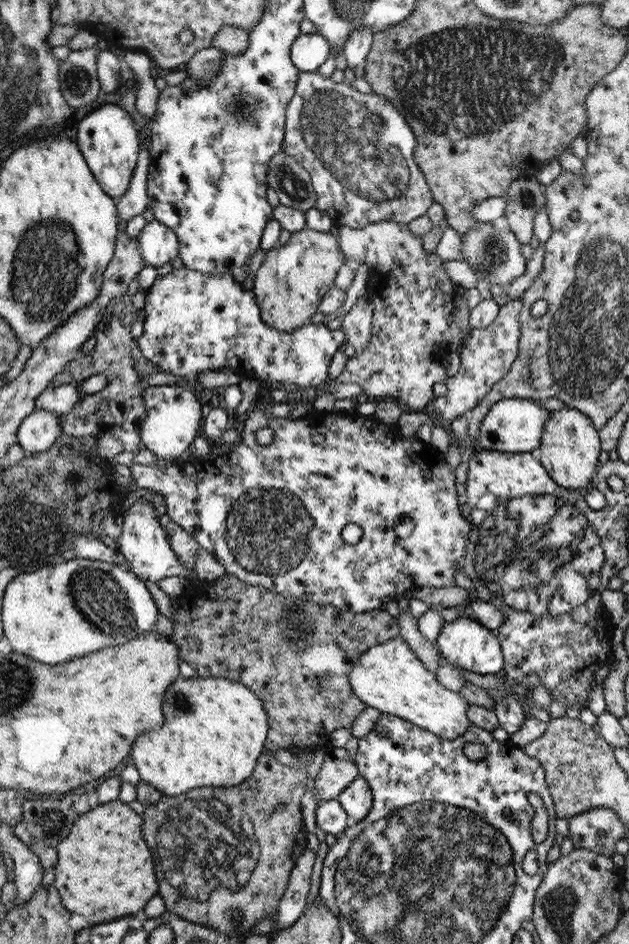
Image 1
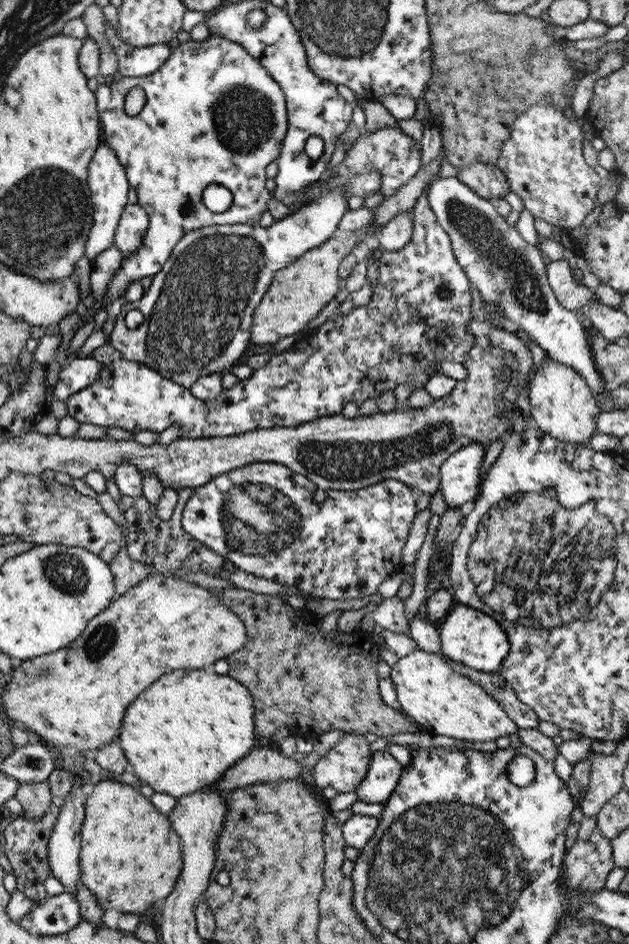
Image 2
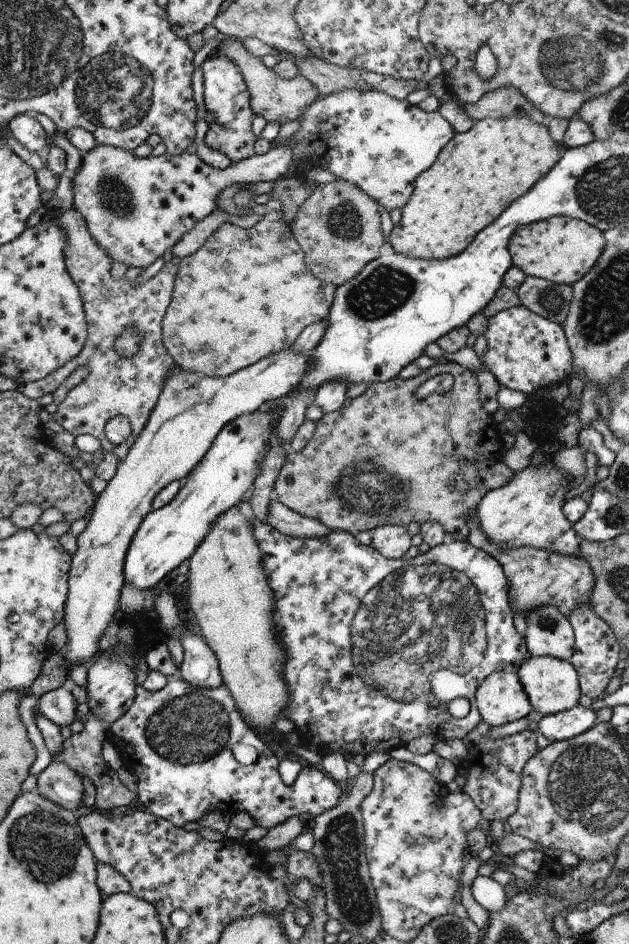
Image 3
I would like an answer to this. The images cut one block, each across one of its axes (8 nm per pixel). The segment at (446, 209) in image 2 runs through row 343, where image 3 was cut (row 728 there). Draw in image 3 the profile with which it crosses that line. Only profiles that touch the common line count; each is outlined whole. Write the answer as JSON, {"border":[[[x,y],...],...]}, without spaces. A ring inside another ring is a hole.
{"border":[[[576,705],[558,714],[543,716],[535,731],[551,742],[563,741],[590,730],[597,722],[594,710]]]}

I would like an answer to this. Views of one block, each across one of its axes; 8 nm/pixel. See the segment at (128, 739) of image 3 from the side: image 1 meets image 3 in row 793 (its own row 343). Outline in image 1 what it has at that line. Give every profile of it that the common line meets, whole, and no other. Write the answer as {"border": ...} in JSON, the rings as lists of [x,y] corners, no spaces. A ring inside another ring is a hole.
{"border":[[[188,268],[173,269],[172,272],[158,276],[152,287],[146,291],[146,304],[143,308],[146,319],[143,320],[144,332],[138,338],[137,345],[154,366],[154,371],[172,374],[176,378],[197,380],[200,372],[206,370],[228,369],[235,374],[256,374],[259,380],[265,380],[272,386],[282,383],[294,383],[302,387],[320,388],[329,381],[328,368],[332,356],[338,352],[340,344],[346,341],[342,330],[330,330],[325,322],[306,324],[293,334],[283,334],[265,324],[255,293],[244,288],[244,284],[234,280],[234,272],[227,270],[223,274],[203,274]]]}

